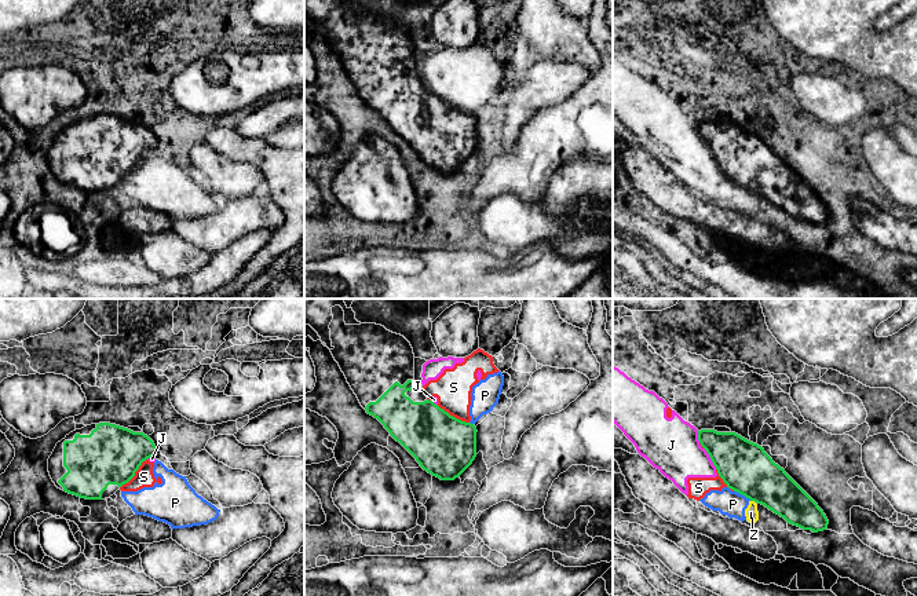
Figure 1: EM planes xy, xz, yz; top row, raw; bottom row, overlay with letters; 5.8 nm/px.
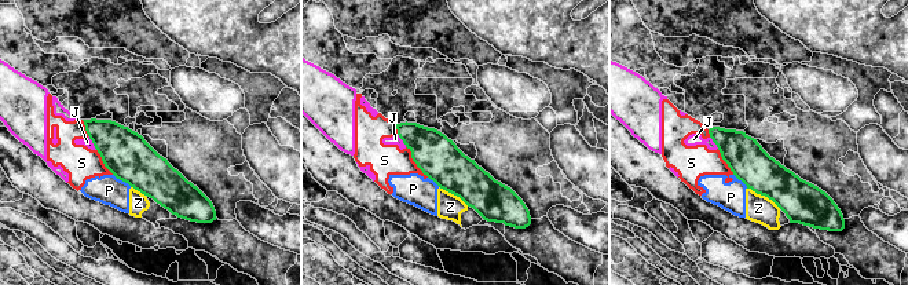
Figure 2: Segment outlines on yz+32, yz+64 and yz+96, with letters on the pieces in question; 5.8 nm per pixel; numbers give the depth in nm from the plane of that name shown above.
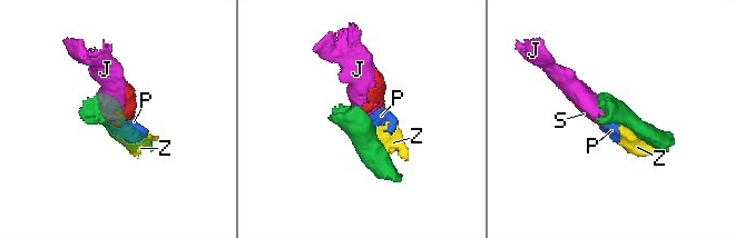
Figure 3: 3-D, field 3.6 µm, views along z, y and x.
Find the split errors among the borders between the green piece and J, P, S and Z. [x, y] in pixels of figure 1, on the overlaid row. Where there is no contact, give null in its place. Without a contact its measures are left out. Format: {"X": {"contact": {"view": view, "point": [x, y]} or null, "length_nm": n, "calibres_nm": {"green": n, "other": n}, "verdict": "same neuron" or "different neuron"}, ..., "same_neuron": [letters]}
{"J": {"contact": {"view": "yz", "point": [711, 459]}, "length_nm": 150, "calibres_nm": {"green": 300, "other": 320}, "verdict": "different neuron"}, "P": {"contact": {"view": "yz", "point": [742, 494]}, "length_nm": 120, "calibres_nm": {"green": 300, "other": 150}, "verdict": "different neuron"}, "S": {"contact": {"view": "xy", "point": [134, 474]}, "length_nm": 240, "calibres_nm": {"green": 360, "other": 110}, "verdict": "different neuron"}, "Z": {"contact": {"view": "yz", "point": [753, 500]}, "length_nm": 40, "calibres_nm": {"green": 300, "other": 80}, "verdict": "different neuron"}, "same_neuron": []}

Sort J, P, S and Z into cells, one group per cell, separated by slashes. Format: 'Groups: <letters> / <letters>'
Groups: J P S Z

